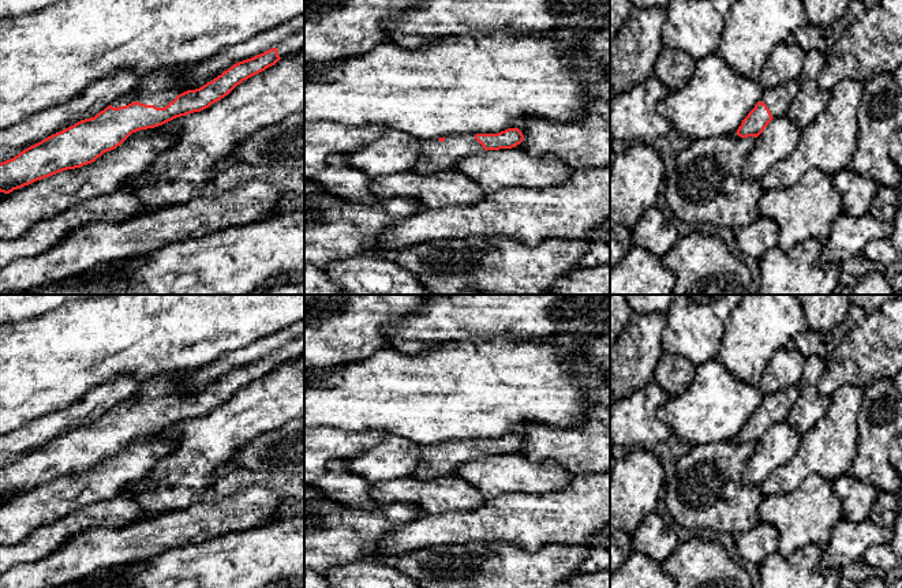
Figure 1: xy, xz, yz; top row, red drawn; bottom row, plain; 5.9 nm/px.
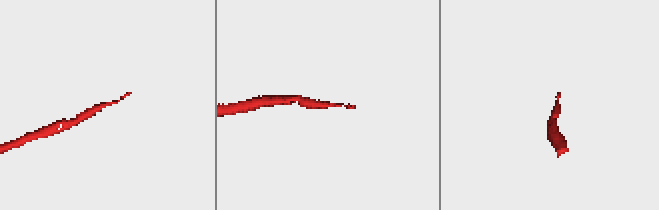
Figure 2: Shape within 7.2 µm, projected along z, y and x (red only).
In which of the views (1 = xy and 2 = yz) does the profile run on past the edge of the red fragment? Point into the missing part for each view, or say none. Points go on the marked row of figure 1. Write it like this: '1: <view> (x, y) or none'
1: xy (160, 87)
2: yz (778, 98)

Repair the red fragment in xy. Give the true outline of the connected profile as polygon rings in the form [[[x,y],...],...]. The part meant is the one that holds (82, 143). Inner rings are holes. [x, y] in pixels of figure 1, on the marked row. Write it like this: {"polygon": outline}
{"polygon": [[[304,30],[261,55],[233,64],[195,90],[183,85],[188,64],[149,72],[138,79],[135,94],[115,100],[94,117],[81,120],[0,162],[0,192],[10,194],[59,172],[91,164],[120,146],[132,132],[201,112],[228,95],[243,80],[302,49]]]}

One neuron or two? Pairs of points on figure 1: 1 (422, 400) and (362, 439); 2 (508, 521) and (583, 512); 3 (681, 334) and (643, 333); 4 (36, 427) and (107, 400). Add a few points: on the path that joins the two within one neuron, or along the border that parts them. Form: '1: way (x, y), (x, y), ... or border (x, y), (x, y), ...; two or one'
1: border (343, 429), (384, 431), (388, 434); two
2: way (527, 520), (564, 516); one
3: border (666, 314), (662, 351); two
4: way (53, 424), (89, 408); one

